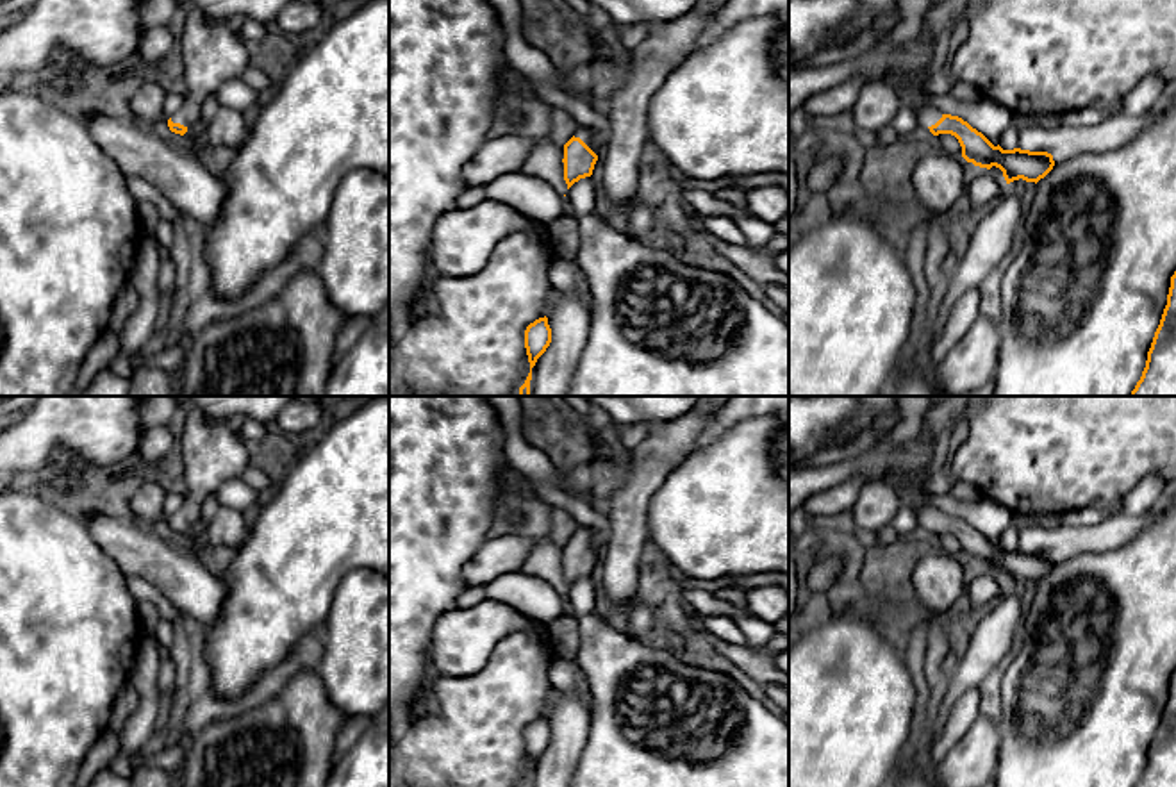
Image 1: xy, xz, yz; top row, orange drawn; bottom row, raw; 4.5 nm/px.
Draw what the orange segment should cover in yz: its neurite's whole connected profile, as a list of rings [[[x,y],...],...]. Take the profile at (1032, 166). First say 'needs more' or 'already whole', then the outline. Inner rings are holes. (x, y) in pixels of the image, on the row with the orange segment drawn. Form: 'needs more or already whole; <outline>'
needs more; [[[924,107],[917,114],[917,121],[928,127],[933,136],[951,134],[962,146],[962,157],[974,166],[990,170],[992,166],[1003,171],[1006,184],[1014,180],[1039,182],[1055,166],[1053,155],[1048,152],[1030,150],[1003,150],[994,146],[981,132],[973,128],[958,116],[944,114],[933,107]]]

